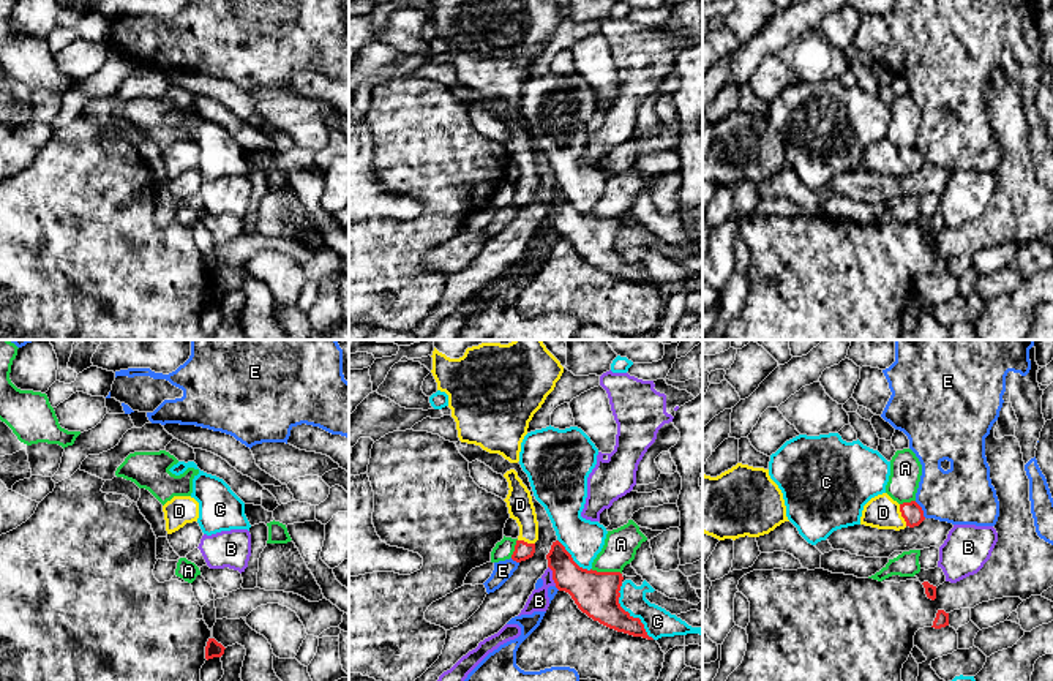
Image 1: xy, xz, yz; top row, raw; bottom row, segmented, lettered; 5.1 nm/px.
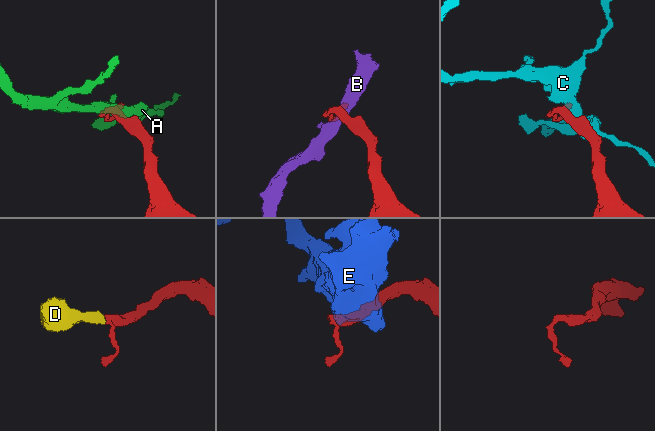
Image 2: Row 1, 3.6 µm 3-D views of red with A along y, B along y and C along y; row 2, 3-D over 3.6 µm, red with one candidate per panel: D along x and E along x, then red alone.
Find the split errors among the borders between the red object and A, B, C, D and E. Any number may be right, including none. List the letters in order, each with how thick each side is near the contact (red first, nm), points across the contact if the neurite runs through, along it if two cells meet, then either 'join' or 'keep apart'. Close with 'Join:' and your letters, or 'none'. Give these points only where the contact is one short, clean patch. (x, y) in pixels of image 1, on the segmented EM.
A: 220/170 nm | keep apart
B: 220/110 nm | along xz (548, 566), (556, 585) | keep apart
C: 220/150 nm | keep apart
D: 110/170 nm | across yz (913, 514), (902, 515), (883, 512) | join
E: 110/300 nm | keep apart
Join: D

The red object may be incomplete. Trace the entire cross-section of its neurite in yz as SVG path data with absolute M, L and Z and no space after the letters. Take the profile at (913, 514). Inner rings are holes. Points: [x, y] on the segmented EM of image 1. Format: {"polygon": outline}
{"polygon": "M882 493L864 506L860 525L900 531L906 526L919 526L924 520L924 510L916 501L898 504L887 493Z"}

